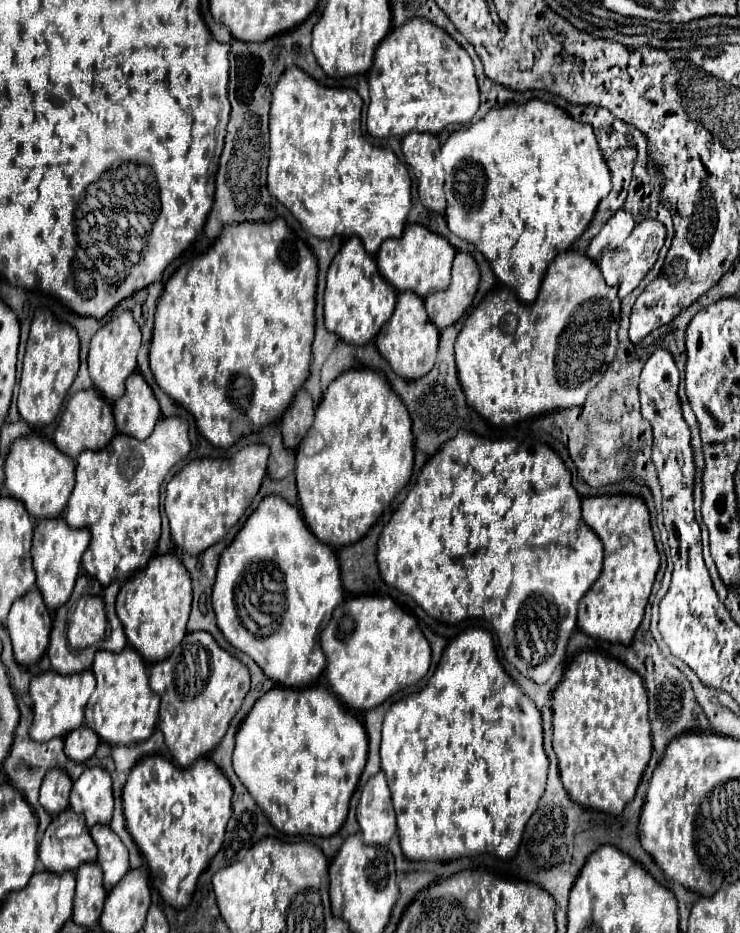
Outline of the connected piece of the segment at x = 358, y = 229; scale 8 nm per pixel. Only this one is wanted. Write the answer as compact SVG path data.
M289 67L283 77L279 79L279 83L273 89L273 97L271 97L271 137L269 137L269 169L267 169L267 189L269 193L281 201L293 215L295 219L301 223L301 227L321 239L329 239L333 235L343 235L343 237L359 237L363 239L363 245L367 249L367 253L377 253L377 249L381 247L381 243L385 239L393 239L393 237L401 237L403 229L405 229L405 219L407 213L411 209L411 177L407 167L397 159L397 155L389 149L381 149L371 145L363 133L361 133L361 97L357 95L355 89L333 89L317 83L309 73L305 73L299 67Z

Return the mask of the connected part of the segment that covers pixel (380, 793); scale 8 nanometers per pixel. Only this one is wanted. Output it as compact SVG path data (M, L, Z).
M383 771L365 783L357 805L357 821L365 845L387 845L395 835L397 823Z

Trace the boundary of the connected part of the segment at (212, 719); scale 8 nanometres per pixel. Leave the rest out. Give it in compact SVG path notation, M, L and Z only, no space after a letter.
M193 631L187 633L183 645L167 661L151 665L149 685L161 697L159 727L165 735L165 745L173 761L185 769L197 757L209 755L223 739L229 721L249 691L249 669L221 649L207 631Z

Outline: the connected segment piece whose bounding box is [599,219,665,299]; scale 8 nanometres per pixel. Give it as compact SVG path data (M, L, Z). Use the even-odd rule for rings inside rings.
M645 219L645 221L637 223L635 229L631 231L631 235L623 241L623 245L619 245L619 249L613 249L611 253L603 255L603 259L599 261L599 267L601 267L601 273L607 281L607 285L617 285L621 299L625 295L629 295L641 283L641 279L653 269L663 243L665 243L665 225L661 221Z

